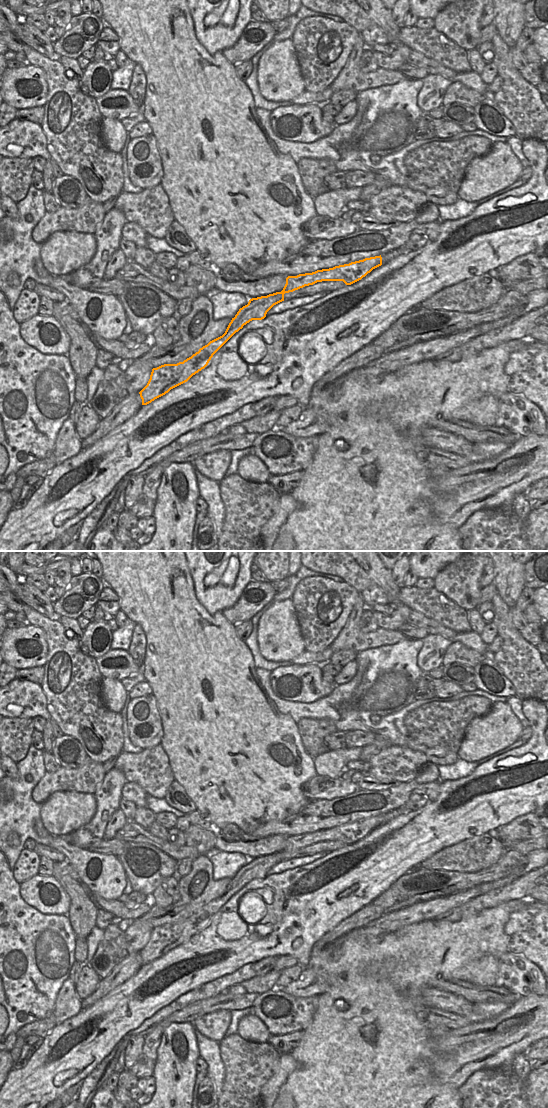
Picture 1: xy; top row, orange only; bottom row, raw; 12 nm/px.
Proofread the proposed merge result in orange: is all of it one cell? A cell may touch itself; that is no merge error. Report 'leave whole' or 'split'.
leave whole

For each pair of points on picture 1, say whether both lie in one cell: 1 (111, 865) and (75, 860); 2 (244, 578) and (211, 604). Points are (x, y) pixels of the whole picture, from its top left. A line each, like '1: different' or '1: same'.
1: same
2: same

